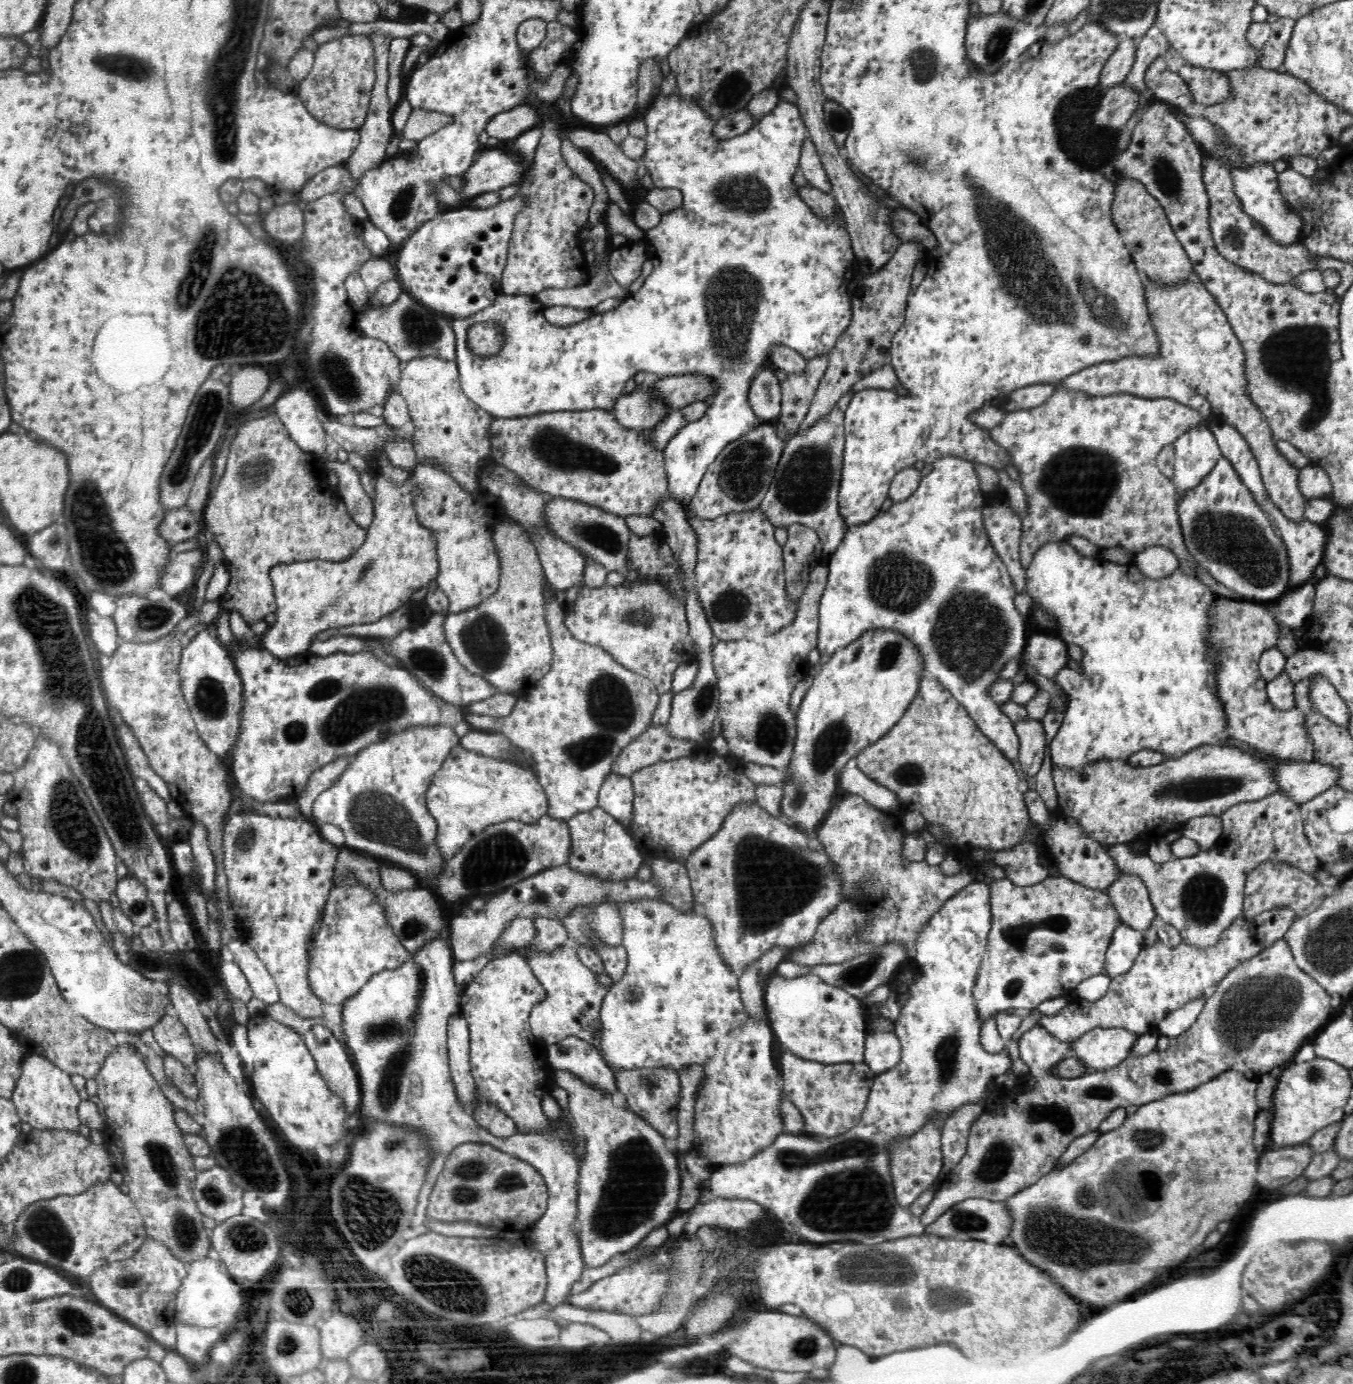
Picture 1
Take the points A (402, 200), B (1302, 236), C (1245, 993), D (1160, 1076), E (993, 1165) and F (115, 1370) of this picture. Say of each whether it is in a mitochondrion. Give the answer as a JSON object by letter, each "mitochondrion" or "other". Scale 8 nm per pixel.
{"A":"mitochondrion","B":"other","C":"mitochondrion","D":"mitochondrion","E":"mitochondrion","F":"other"}

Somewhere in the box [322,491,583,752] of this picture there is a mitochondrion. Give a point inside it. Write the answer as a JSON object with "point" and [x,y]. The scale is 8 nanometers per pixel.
{"point":[484,639]}

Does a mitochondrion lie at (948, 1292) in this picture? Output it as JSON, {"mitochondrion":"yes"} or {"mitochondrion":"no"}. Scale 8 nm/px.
{"mitochondrion":"yes"}

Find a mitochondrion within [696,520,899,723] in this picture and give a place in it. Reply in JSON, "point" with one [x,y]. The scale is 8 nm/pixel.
{"point":[730,606]}

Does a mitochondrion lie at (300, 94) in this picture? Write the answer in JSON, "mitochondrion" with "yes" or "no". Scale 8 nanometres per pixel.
{"mitochondrion":"no"}

